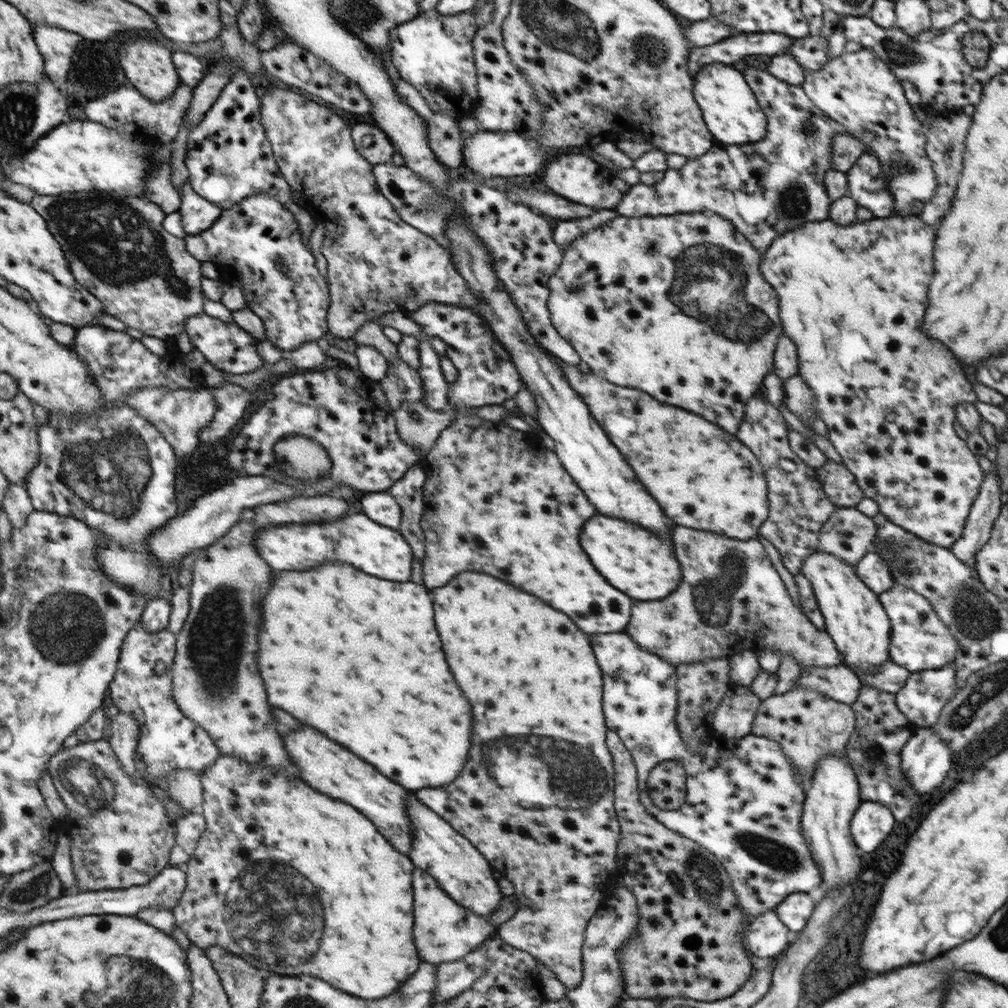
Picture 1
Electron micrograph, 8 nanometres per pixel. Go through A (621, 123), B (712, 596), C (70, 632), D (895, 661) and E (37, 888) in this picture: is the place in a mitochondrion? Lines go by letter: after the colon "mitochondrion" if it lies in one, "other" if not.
A: other
B: mitochondrion
C: mitochondrion
D: other
E: mitochondrion

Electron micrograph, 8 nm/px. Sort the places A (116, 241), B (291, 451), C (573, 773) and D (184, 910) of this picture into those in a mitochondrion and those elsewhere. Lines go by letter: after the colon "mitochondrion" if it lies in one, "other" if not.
A: mitochondrion
B: mitochondrion
C: mitochondrion
D: other

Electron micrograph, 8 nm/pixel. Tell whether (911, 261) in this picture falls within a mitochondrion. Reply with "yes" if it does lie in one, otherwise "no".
no

